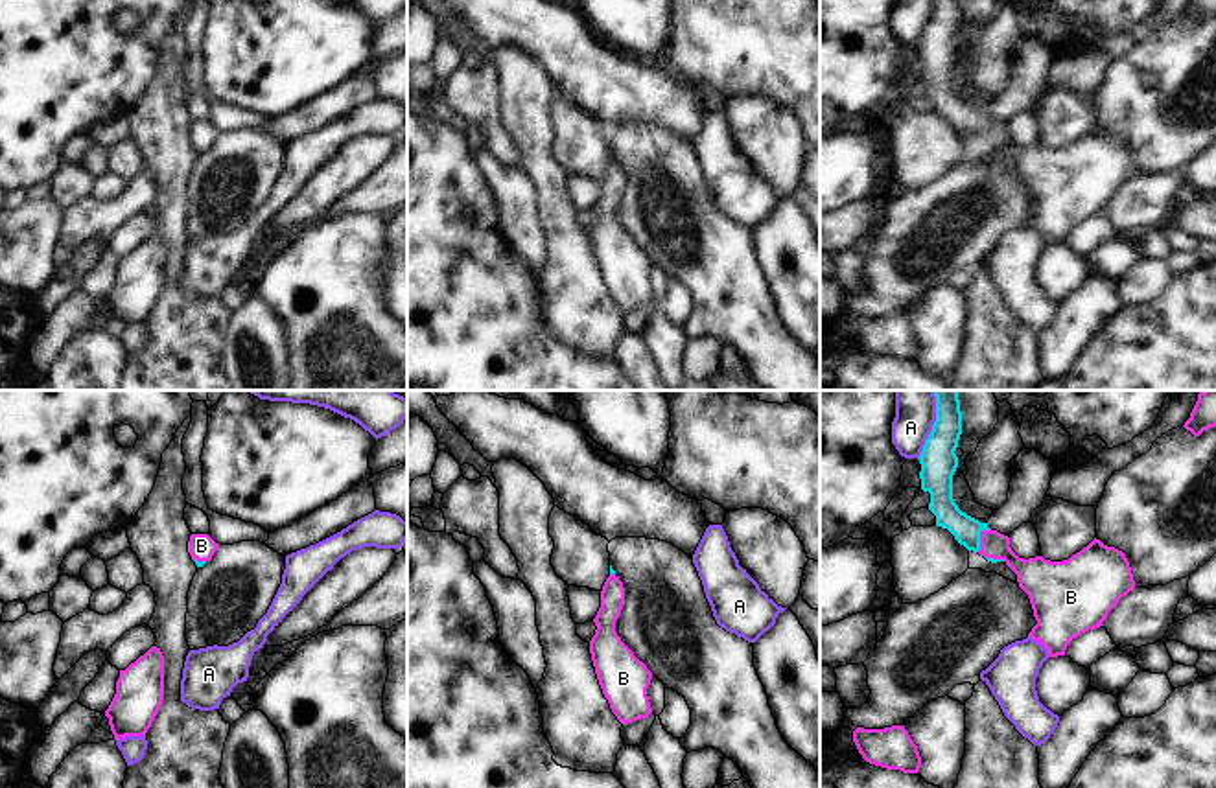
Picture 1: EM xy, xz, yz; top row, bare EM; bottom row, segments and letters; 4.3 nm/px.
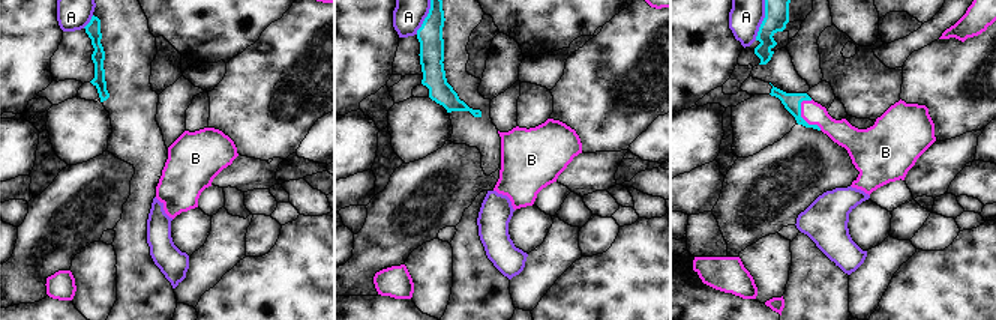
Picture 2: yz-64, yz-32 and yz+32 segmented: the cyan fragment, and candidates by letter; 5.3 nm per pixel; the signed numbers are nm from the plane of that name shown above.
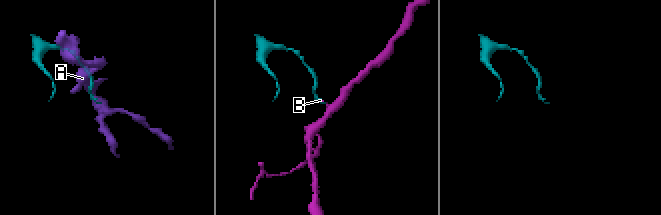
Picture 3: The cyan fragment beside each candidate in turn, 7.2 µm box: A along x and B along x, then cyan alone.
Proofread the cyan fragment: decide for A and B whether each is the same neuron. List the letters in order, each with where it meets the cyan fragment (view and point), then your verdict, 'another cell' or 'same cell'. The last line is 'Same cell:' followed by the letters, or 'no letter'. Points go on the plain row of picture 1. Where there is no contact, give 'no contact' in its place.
A: yz (929, 24) | another cell
B: yz (979, 126) | same cell
Same cell: B

